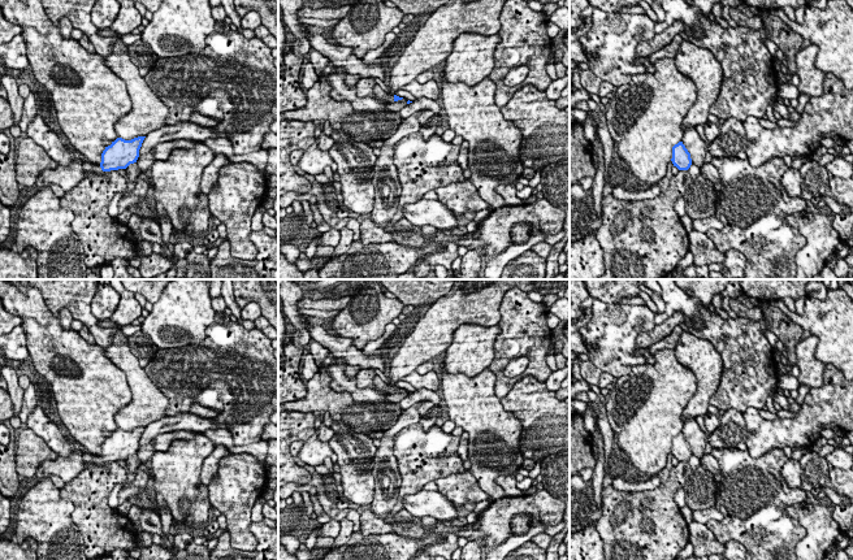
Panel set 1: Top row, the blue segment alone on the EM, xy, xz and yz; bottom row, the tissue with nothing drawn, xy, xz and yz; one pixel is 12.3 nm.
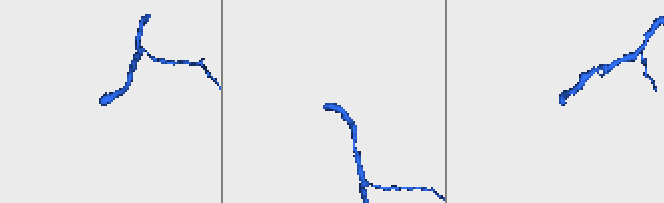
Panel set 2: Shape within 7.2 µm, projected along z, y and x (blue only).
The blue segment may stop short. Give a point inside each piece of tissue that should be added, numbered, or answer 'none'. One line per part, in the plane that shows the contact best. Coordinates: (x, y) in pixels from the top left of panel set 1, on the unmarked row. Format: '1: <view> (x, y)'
1: xz (380, 386)

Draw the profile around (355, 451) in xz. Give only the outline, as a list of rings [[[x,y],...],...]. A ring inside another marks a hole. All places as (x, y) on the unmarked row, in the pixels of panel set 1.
[[[333,421],[334,437],[329,444],[337,455],[342,477],[343,496],[364,508],[369,507],[374,495],[372,465],[377,447],[367,433],[355,433],[348,425]]]

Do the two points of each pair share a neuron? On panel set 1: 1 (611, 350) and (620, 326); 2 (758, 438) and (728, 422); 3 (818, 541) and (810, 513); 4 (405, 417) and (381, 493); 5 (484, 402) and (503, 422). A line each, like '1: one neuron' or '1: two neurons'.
1: one neuron
2: two neurons
3: one neuron
4: one neuron
5: one neuron

